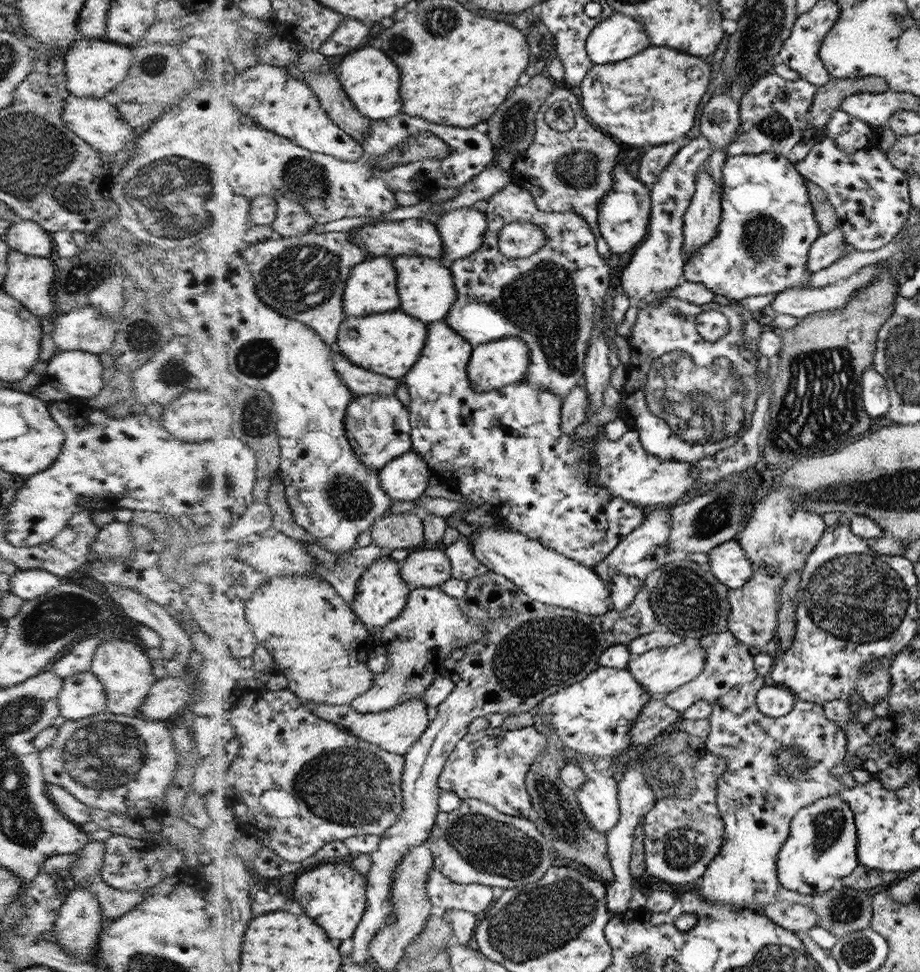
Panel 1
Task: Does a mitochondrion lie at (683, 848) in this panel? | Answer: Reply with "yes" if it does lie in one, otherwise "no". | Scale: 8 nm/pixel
yes

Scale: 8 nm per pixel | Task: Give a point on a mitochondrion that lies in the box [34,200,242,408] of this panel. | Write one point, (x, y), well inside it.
(82, 274)

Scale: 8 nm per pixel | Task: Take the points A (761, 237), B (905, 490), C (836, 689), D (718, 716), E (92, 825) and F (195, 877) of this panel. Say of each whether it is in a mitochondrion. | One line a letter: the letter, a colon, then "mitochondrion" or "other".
A: mitochondrion
B: mitochondrion
C: other
D: other
E: other
F: other

